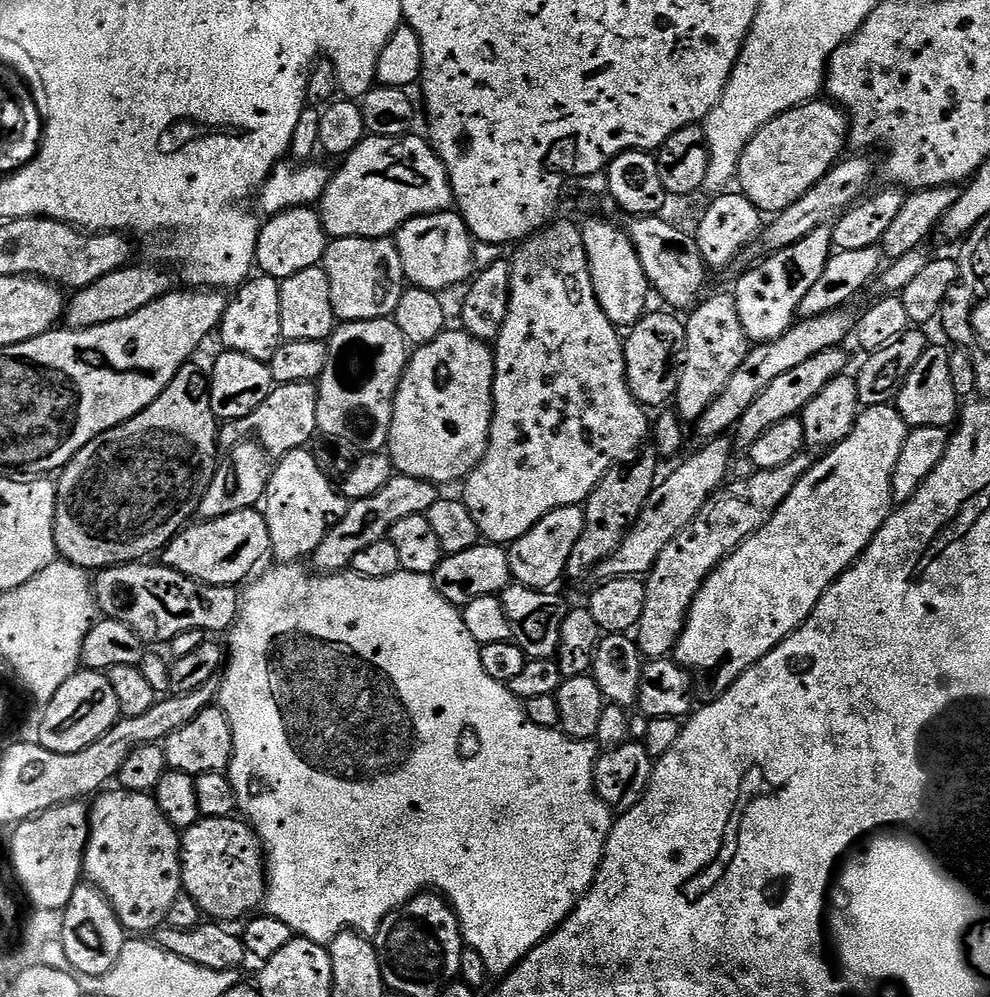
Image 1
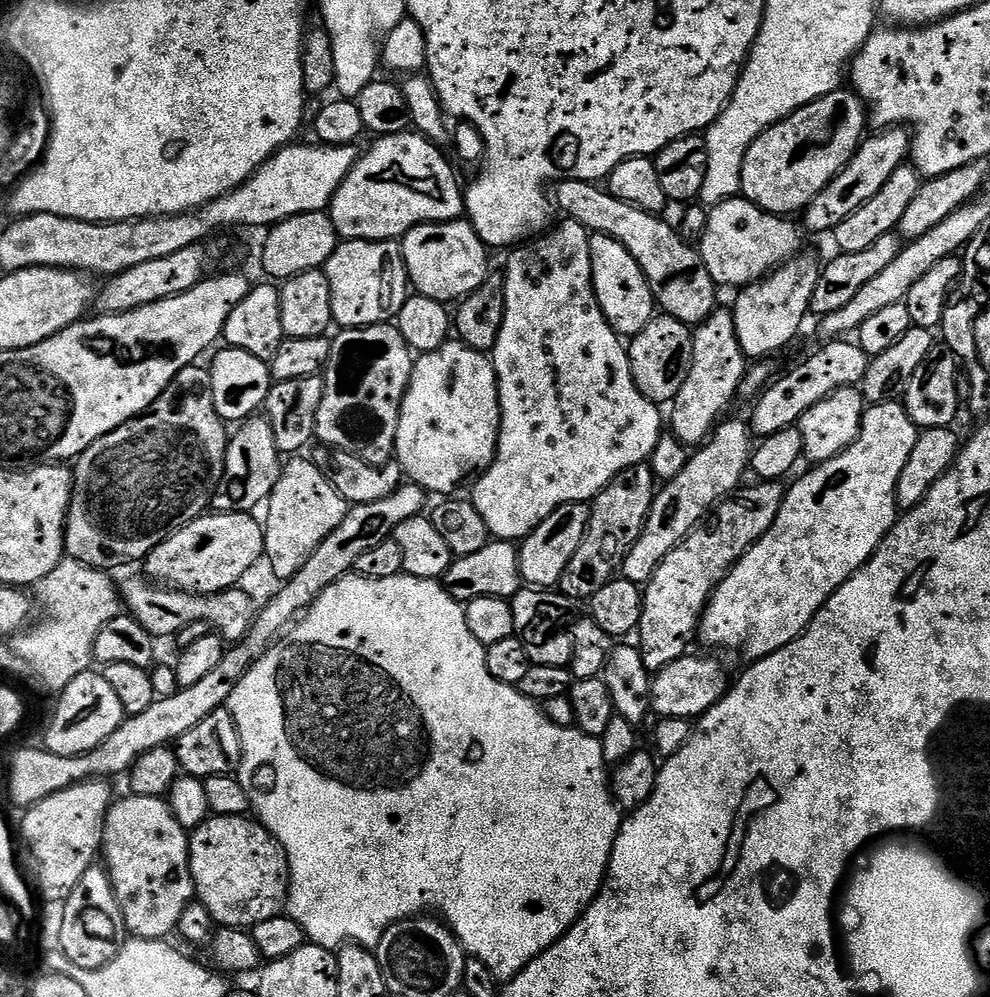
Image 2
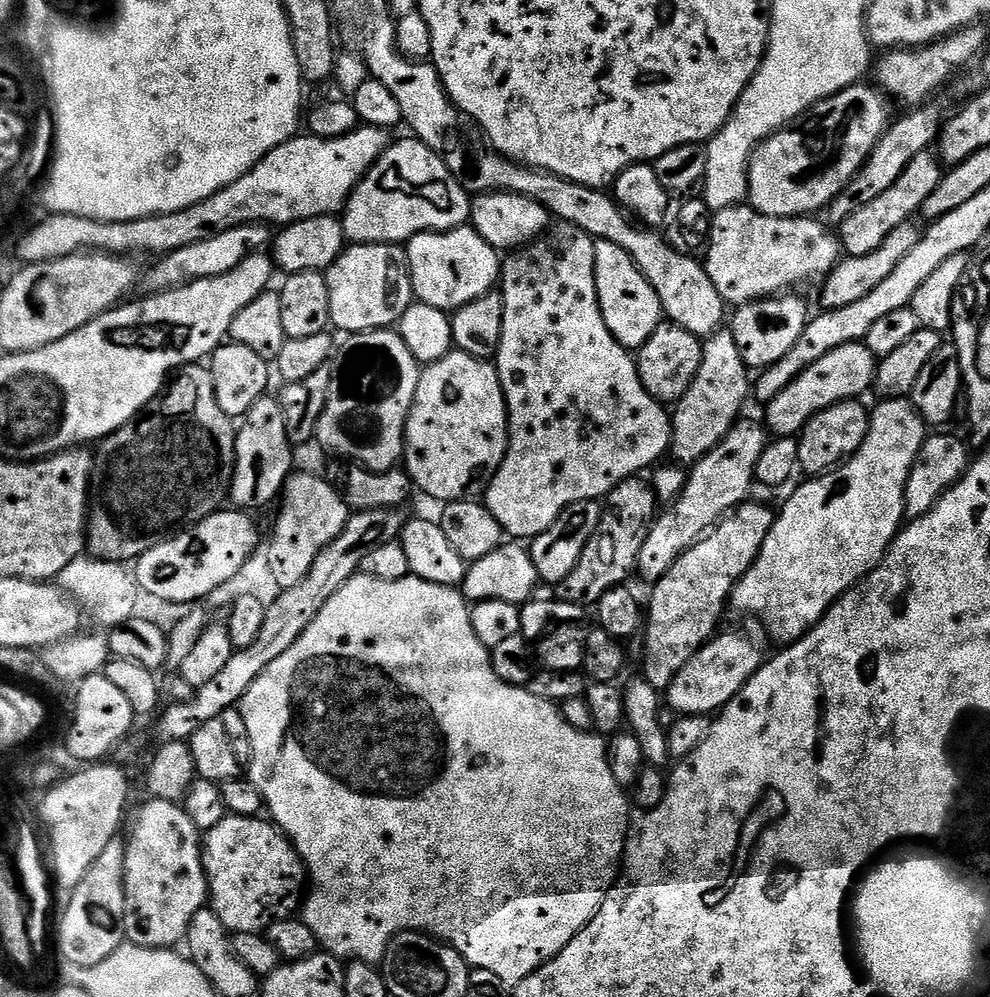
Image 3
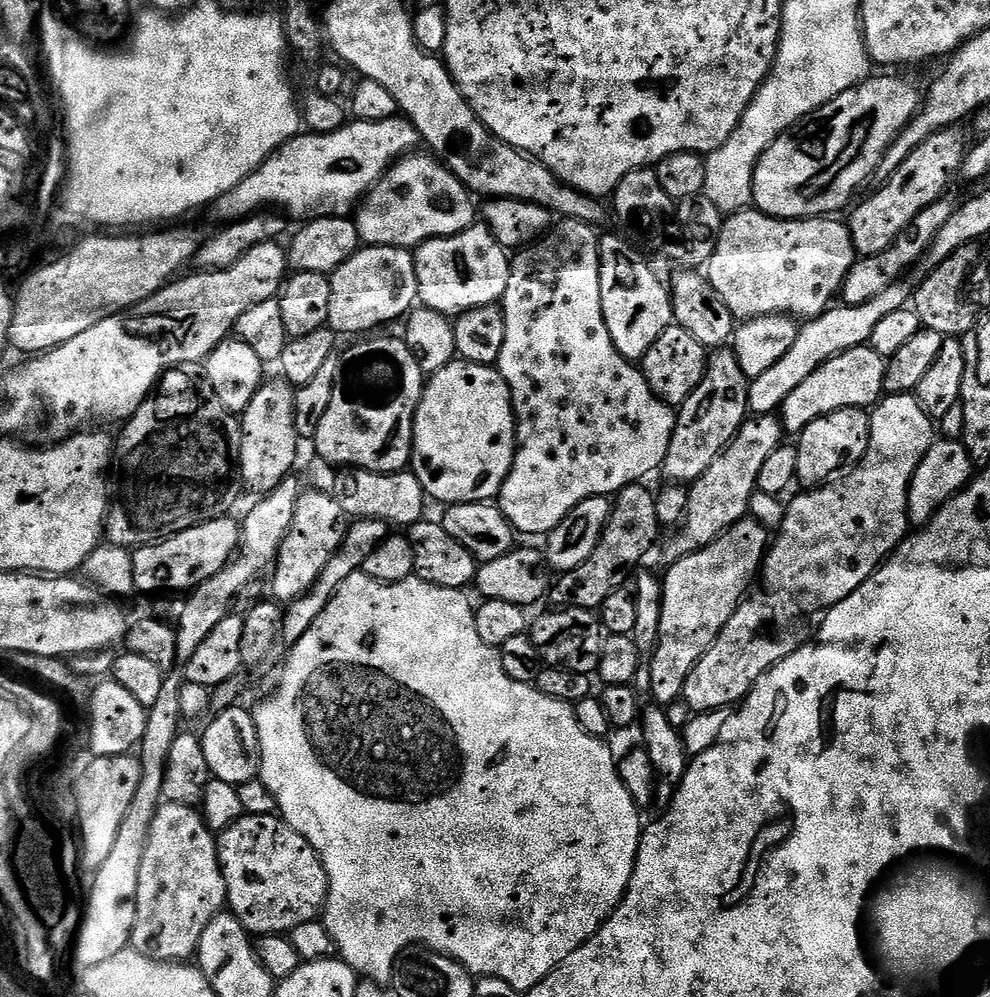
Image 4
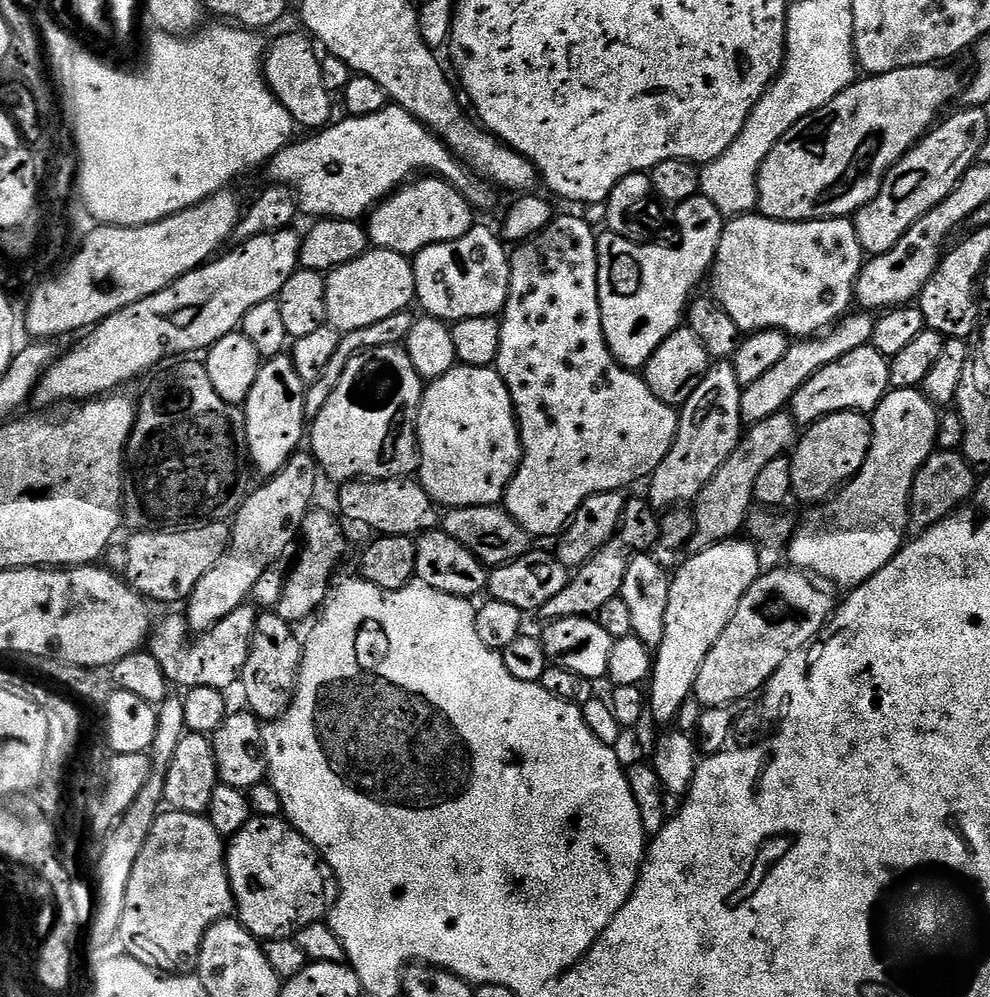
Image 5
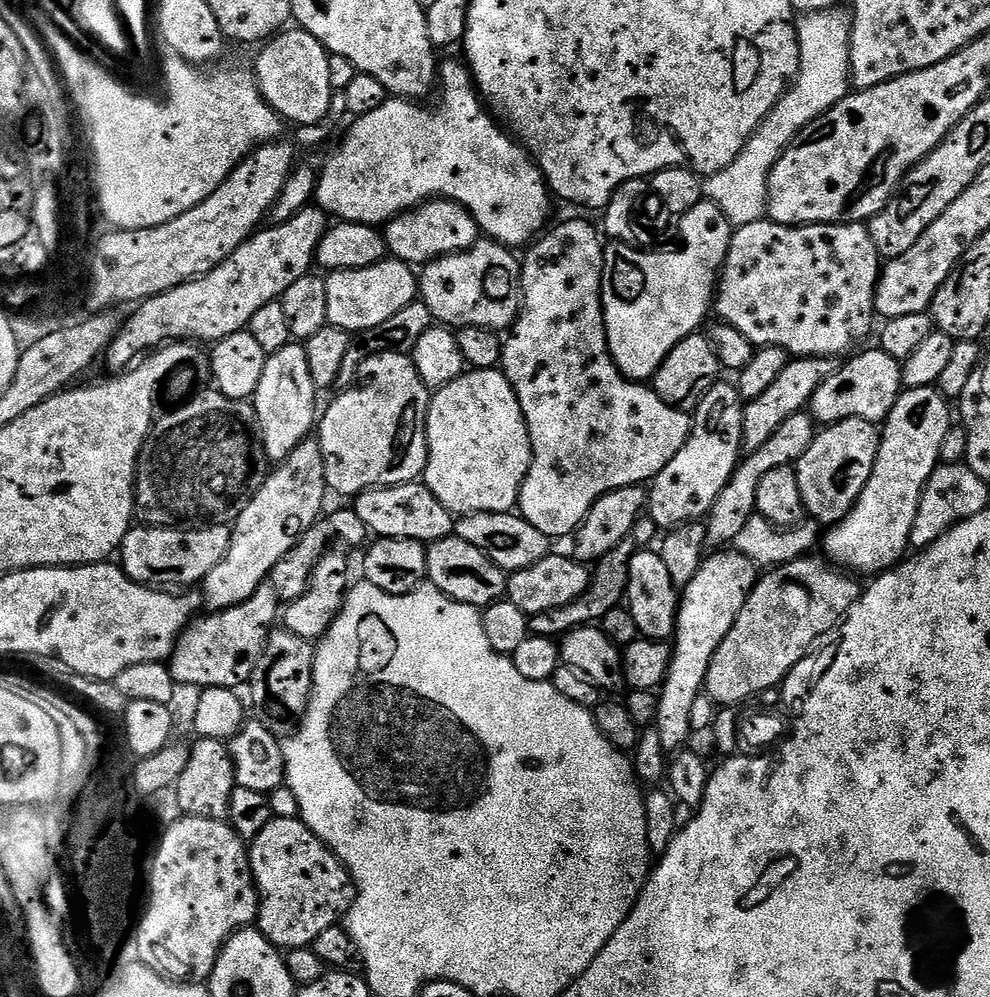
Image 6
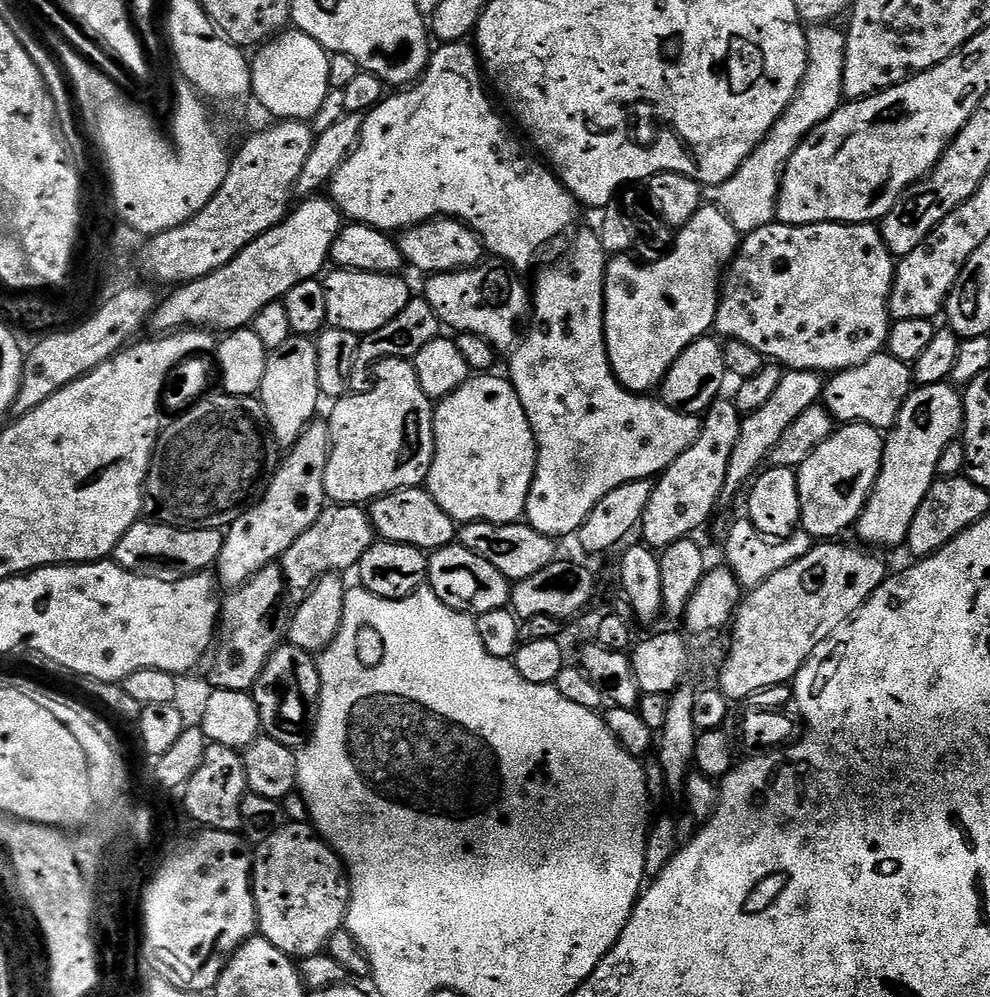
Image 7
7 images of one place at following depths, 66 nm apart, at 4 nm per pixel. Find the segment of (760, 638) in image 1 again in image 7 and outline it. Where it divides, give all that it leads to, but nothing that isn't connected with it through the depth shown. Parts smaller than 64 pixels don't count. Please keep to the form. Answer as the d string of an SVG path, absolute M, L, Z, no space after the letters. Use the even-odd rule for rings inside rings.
M951 383L926 384L917 387L908 396L908 401L898 414L896 425L887 433L880 473L874 482L872 492L868 495L866 506L854 525L854 532L865 540L861 540L865 545L876 550L884 550L880 548L896 548L899 544L901 547L907 541L910 522L914 522L914 514L918 514L922 498L926 498L930 486L938 479L938 458L942 458L942 450L946 450L946 446L950 446L950 442L961 435L963 426L964 397Z

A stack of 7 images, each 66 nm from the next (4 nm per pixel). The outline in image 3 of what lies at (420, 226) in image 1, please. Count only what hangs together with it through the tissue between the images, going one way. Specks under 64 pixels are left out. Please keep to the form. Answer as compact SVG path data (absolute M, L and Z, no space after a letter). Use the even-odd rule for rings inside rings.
M471 226L452 228L448 232L423 232L407 241L406 251L413 297L446 313L493 291L502 276L501 253L490 247Z

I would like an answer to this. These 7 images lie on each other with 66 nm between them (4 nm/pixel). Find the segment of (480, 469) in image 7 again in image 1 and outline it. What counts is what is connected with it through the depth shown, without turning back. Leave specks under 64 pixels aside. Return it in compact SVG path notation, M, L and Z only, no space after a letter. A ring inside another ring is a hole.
M445 330L441 336L434 338L428 344L419 345L409 355L408 365L400 379L400 385L396 391L396 400L394 402L394 414L390 422L390 434L388 435L387 453L388 457L392 460L393 469L401 476L409 476L410 478L418 478L425 480L437 486L443 484L452 484L463 481L466 477L473 472L478 466L478 462L482 462L482 458L488 449L488 439L490 438L490 426L492 425L492 387L494 386L494 378L496 377L496 358L493 349L489 347L485 341L480 340L470 333L457 330Z

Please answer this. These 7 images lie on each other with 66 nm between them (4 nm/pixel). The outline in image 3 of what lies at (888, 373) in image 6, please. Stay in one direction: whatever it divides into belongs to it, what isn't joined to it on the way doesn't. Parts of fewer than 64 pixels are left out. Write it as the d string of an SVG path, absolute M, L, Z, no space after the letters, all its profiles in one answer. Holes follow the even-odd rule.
M862 342L838 346L838 350L830 350L830 354L822 354L814 366L806 366L782 394L767 401L768 408L762 415L763 423L773 437L799 437L804 427L822 410L834 406L843 400L854 400L863 397L863 392L876 383L876 366L878 357Z

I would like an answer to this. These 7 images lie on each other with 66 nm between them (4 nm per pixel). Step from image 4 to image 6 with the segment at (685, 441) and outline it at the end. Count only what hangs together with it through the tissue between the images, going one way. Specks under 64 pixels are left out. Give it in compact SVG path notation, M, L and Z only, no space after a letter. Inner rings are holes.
M718 382L696 403L691 413L692 429L682 450L678 450L678 454L674 454L650 482L646 492L646 514L657 529L671 530L703 521L718 494L722 494L736 473L744 448L742 418L745 401L741 400L740 389L735 383L724 383Z

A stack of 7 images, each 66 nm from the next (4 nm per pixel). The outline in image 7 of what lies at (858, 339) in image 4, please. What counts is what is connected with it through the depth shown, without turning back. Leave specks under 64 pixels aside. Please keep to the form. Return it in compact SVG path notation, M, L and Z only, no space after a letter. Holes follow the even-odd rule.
M785 371L778 382L778 390L770 394L766 406L747 413L740 422L740 437L734 442L734 454L730 454L730 466L726 466L724 496L736 496L745 491L746 485L765 467L771 457L778 438L786 434L786 429L798 414L810 410L824 395L825 377L818 372ZM765 460L765 461L764 461ZM745 483L745 484L744 484Z

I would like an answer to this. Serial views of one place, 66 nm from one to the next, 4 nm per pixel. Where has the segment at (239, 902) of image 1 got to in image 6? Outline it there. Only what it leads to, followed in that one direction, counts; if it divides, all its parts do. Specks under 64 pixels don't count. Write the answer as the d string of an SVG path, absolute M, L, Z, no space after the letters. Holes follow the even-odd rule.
M275 817L257 836L251 837L246 852L250 880L258 889L258 930L281 950L312 946L324 930L330 930L347 913L354 899L354 885L338 857L299 818Z

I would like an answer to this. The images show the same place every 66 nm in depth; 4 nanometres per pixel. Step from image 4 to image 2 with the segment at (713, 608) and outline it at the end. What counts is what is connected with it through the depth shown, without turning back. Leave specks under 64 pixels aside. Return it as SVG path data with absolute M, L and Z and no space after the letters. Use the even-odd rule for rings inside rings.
M761 482L737 488L731 496L721 500L711 513L707 521L708 528L707 524L695 528L677 548L670 550L670 554L662 558L658 570L654 570L650 582L642 588L644 605L638 629L638 647L642 653L642 662L646 662L649 673L662 671L666 666L670 666L670 662L682 658L691 649L688 647L691 646L692 640L694 644L697 639L700 620L704 617L708 599L712 597L716 587L728 577L733 566L744 557L746 550L750 550L750 546L754 546L754 542L758 542L762 534L770 530L770 526L774 526L774 518L778 518L778 510L782 510L785 491L785 485L780 482Z

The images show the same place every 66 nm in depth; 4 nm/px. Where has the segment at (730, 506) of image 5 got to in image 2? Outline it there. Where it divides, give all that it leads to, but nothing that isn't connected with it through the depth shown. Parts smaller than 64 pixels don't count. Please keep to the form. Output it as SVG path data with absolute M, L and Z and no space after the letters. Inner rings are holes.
M727 420L717 424L707 443L689 455L682 474L667 481L657 491L646 526L624 563L623 579L641 586L648 584L662 558L666 558L666 554L677 548L695 528L701 527L702 521L721 500L741 487L744 471L749 468L752 459L754 433L745 421L743 424L740 420Z

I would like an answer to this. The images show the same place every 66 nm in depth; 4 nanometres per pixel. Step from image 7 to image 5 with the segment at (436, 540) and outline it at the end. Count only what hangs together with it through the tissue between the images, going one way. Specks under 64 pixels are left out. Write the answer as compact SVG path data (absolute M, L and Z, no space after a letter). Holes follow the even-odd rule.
M401 478L399 480L350 480L339 485L340 508L338 512L345 521L353 520L364 528L373 528L373 533L382 536L417 537L431 532L441 523L442 516L432 495L415 479Z

